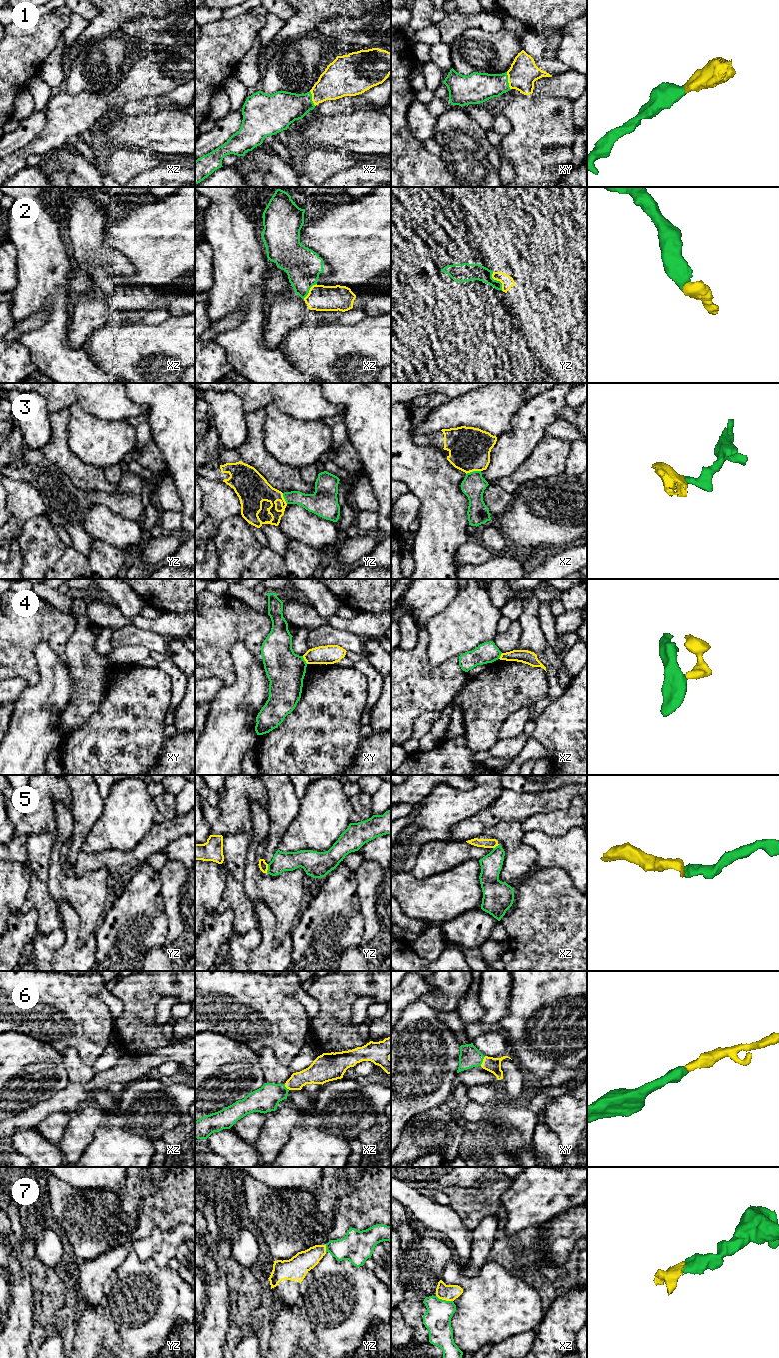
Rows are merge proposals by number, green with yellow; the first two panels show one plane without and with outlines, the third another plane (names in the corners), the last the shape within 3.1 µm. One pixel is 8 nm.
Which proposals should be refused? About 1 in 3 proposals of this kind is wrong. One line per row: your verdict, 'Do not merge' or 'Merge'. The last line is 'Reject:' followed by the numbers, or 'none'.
1: Merge
2: Merge
3: Merge
4: Do not merge
5: Merge
6: Merge
7: Merge
Reject: 4

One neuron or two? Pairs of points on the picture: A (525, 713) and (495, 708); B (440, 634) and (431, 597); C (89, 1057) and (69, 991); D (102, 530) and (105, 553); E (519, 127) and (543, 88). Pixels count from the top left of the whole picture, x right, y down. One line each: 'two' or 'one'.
A: two
B: two
C: one
D: two
E: two

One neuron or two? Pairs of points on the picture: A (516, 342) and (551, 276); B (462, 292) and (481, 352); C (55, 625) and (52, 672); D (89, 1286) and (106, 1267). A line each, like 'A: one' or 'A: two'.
A: one
B: one
C: two
D: one

